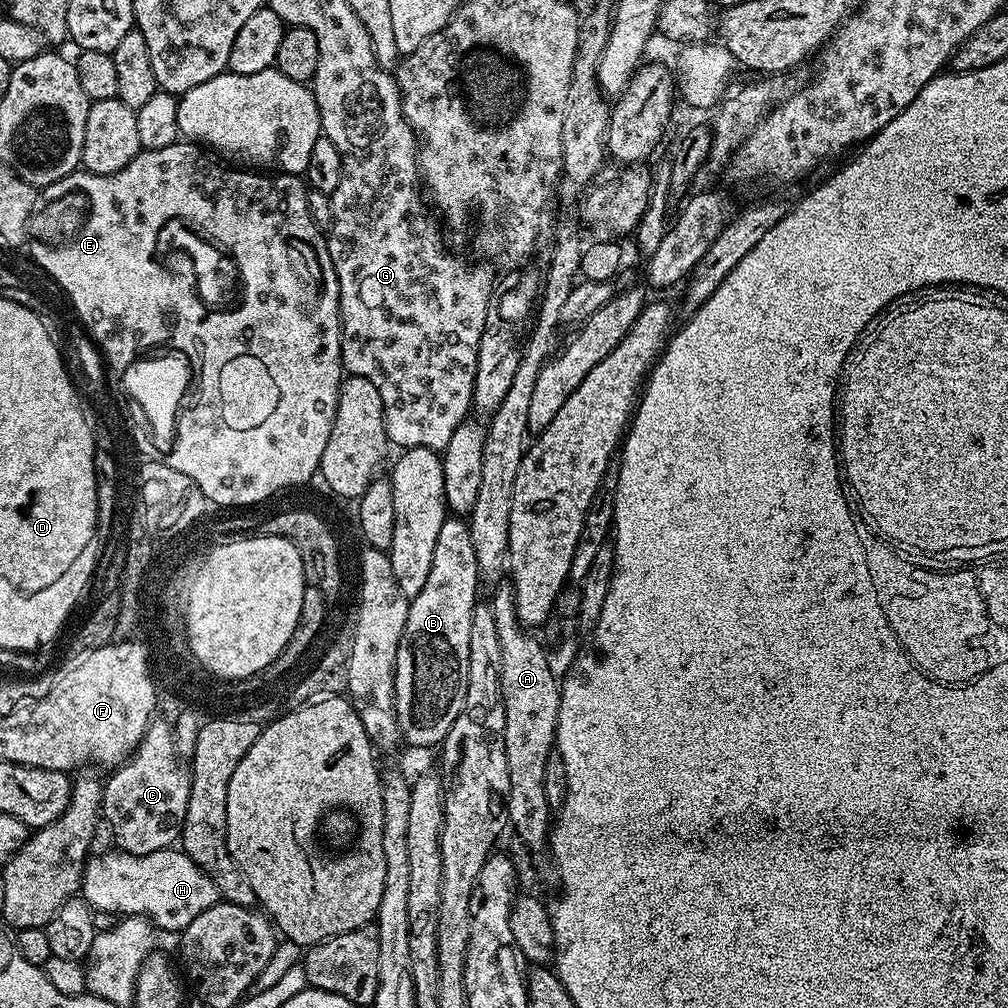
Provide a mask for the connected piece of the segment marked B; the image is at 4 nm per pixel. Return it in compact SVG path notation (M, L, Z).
M449 515L442 522L442 530L438 530L438 546L434 546L434 562L426 586L411 597L396 655L396 721L405 745L413 744L416 748L439 745L450 726L454 726L462 702L466 702L470 618L478 603L476 587L481 584L467 519Z

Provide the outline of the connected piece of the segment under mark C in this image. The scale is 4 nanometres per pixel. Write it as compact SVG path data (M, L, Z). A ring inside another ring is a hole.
M164 718L153 719L144 731L136 751L109 776L112 777L103 781L102 816L106 824L108 820L108 828L116 839L115 847L121 852L129 852L135 856L149 856L163 848L173 847L180 839L186 818L186 806L190 802L190 772L176 755L172 724Z

